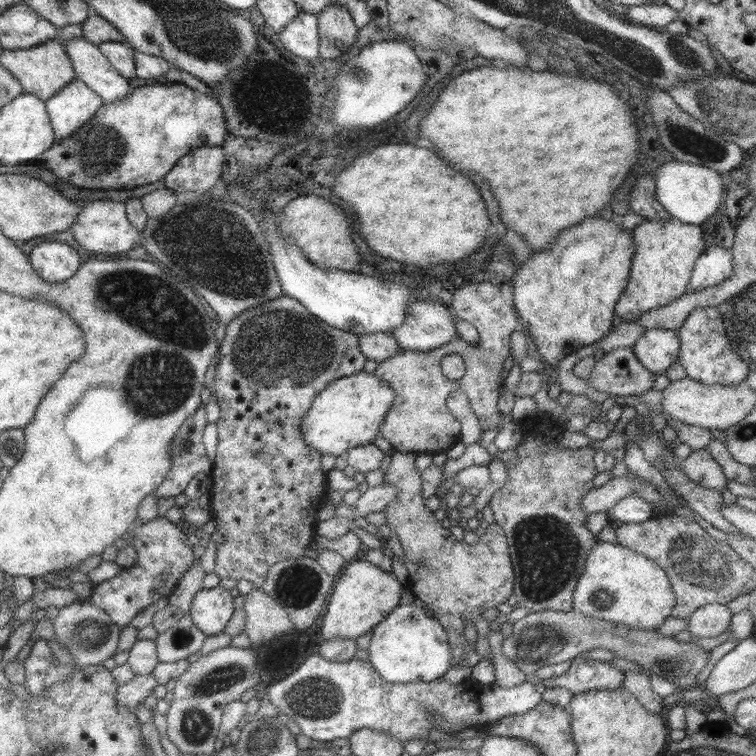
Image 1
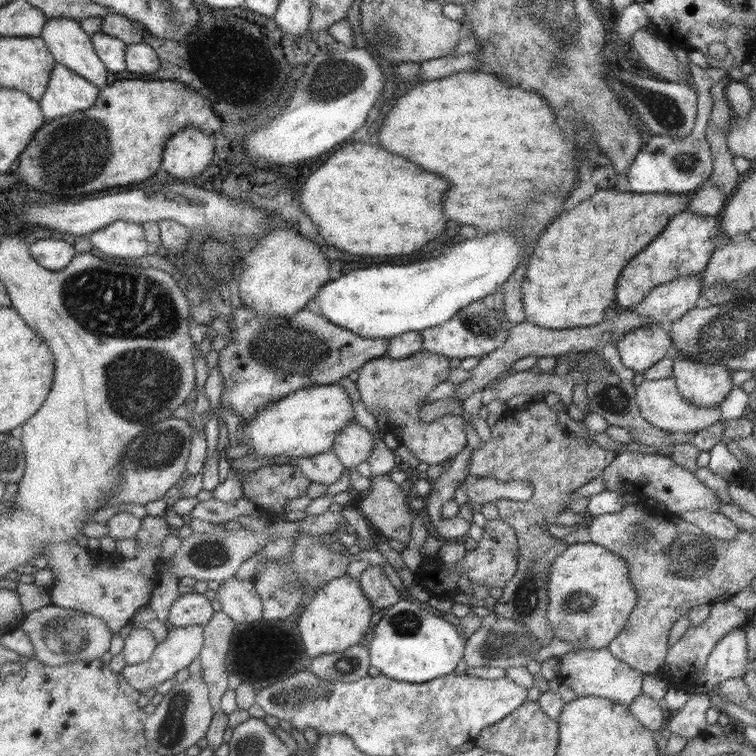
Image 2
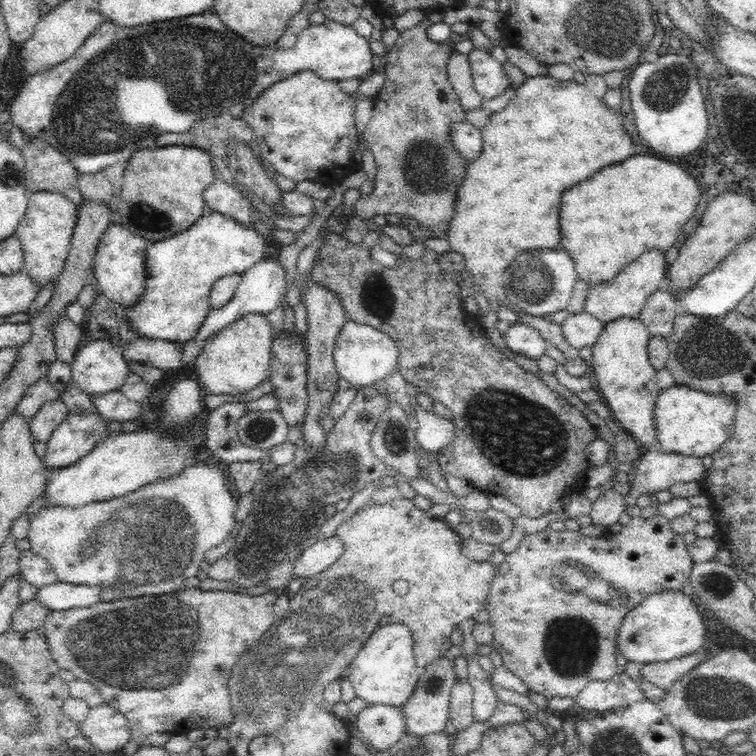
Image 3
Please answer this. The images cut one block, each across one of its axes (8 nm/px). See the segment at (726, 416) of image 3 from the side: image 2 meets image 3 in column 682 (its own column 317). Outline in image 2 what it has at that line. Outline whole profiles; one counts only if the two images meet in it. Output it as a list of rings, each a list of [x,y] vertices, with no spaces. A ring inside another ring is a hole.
[[[311,385],[309,388],[299,388],[280,400],[273,400],[246,426],[241,425],[241,432],[237,433],[237,445],[242,443],[253,448],[249,455],[254,457],[307,458],[331,451],[336,438],[335,432],[353,421],[353,406],[349,394],[341,385]]]

